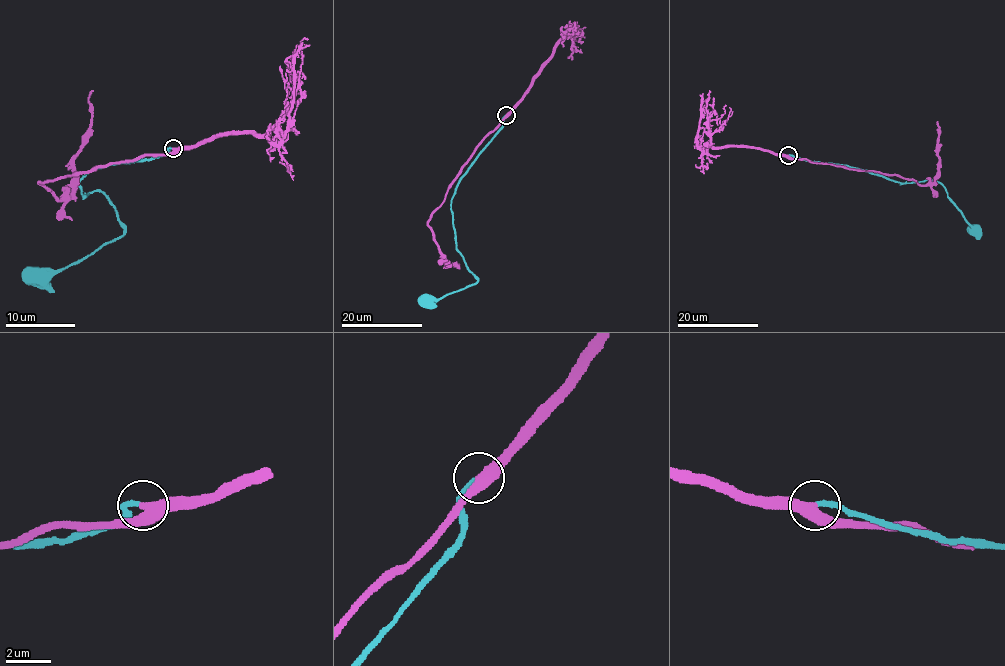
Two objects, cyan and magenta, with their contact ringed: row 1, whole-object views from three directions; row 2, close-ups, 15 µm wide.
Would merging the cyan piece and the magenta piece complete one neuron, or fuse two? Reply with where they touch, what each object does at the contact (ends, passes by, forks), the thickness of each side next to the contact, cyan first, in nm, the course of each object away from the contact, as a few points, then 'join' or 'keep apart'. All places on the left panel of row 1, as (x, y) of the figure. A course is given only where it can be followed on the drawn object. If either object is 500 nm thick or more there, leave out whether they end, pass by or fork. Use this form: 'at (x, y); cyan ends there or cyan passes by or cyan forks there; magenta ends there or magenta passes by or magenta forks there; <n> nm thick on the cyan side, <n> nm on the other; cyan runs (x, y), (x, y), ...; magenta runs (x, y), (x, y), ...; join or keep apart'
at (173, 148); cyan ends there; magenta passes by; 240 nm thick on the cyan side, 440 nm on the other; cyan runs (172, 149), (96, 168), (78, 182), (84, 196), (99, 191), (113, 205), (124, 232), (58, 271), (37, 274); magenta runs (172, 149), (38, 182), (58, 199), (72, 191), (75, 154), (91, 123), (92, 90); join

